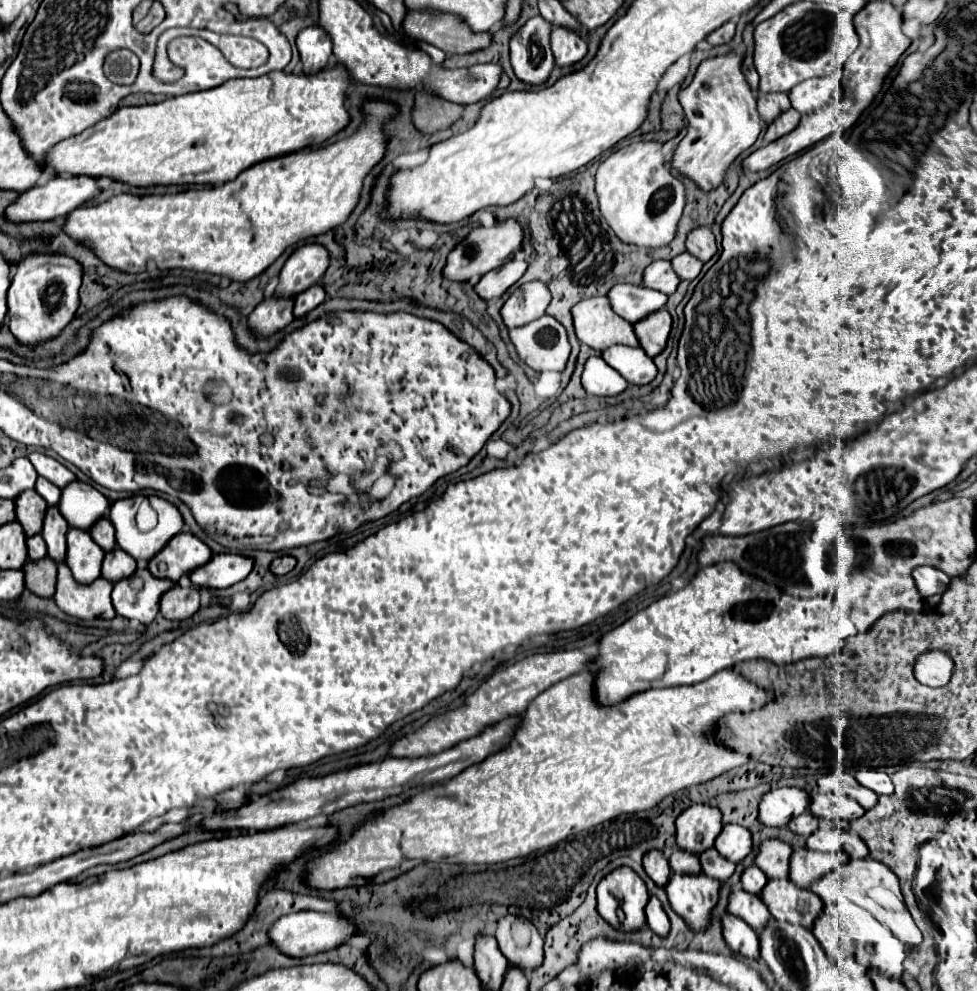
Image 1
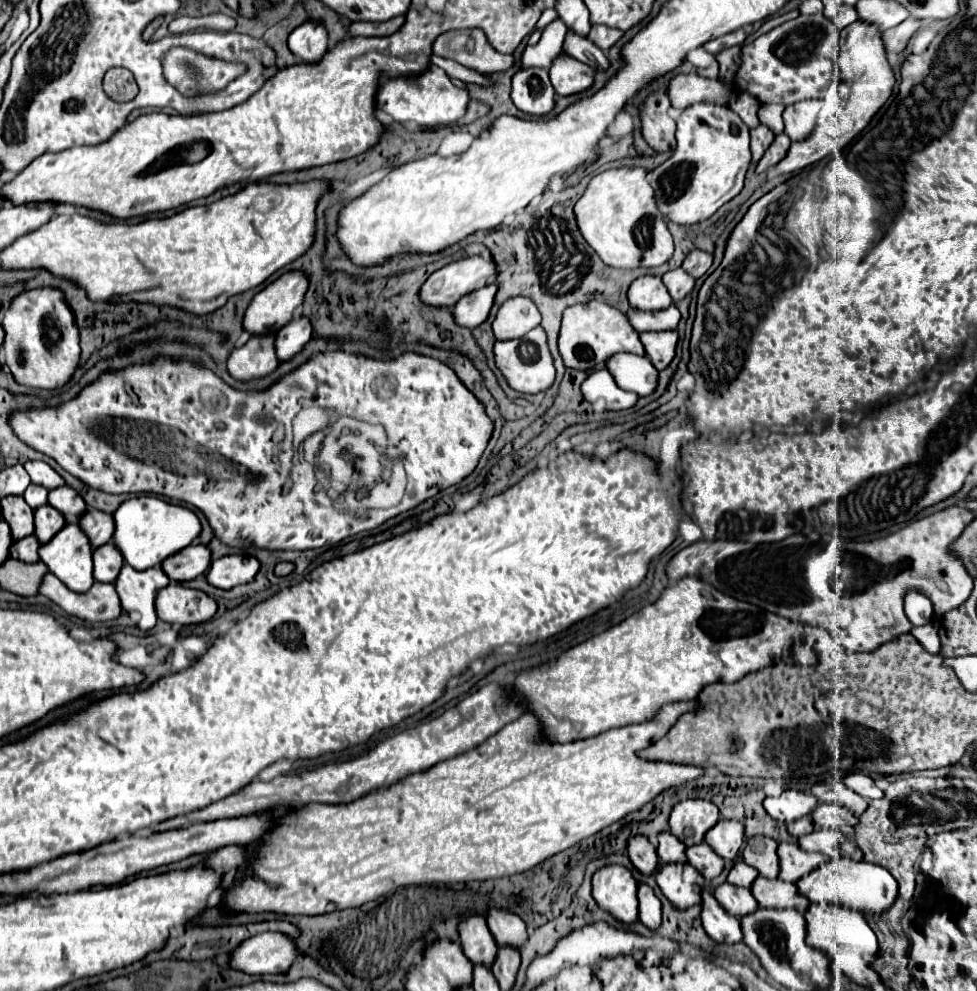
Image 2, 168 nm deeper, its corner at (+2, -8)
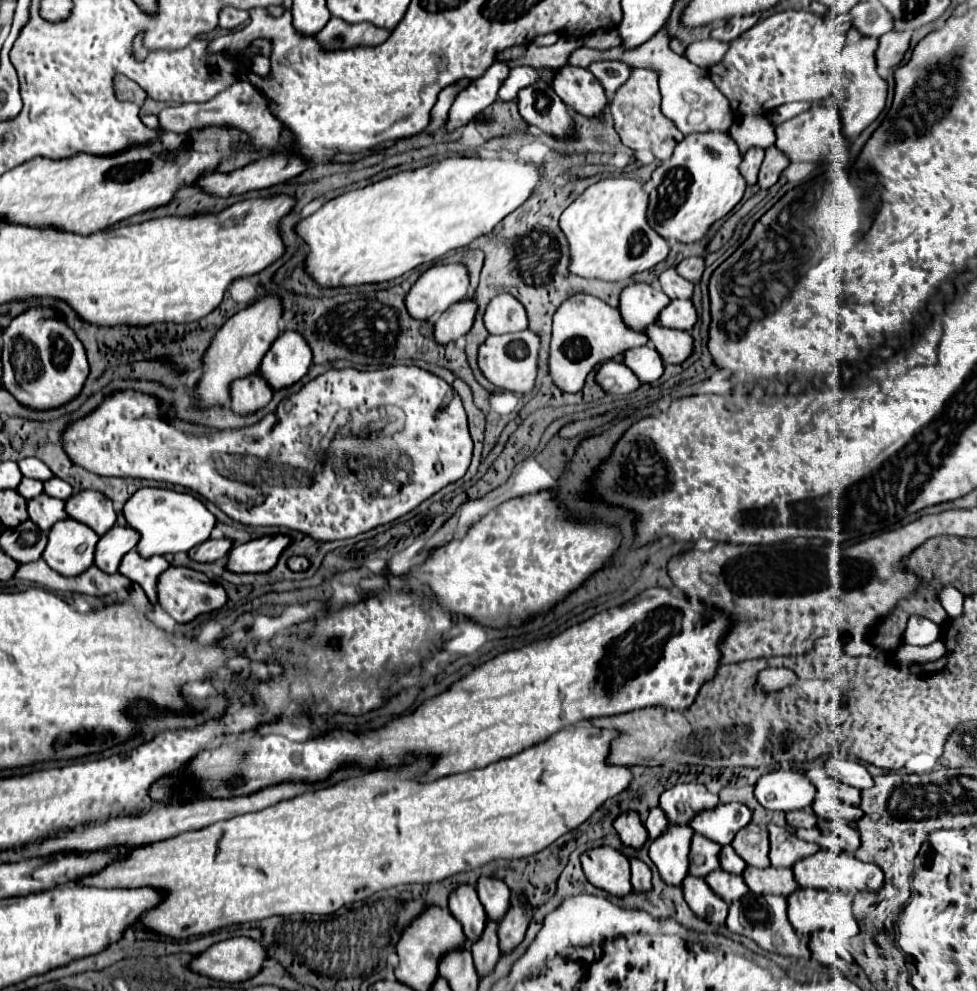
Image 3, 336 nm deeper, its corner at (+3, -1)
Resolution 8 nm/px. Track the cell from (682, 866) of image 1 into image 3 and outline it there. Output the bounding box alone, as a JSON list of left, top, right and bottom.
[646,808,668,840]

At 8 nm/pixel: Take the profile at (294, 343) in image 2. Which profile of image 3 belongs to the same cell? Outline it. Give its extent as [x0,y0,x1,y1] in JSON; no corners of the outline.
[260,330,312,390]

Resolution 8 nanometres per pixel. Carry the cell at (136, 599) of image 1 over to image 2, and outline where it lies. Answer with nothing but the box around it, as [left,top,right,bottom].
[115,565,169,631]

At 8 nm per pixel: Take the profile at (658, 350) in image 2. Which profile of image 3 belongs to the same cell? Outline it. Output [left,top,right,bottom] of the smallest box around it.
[646,326,692,364]

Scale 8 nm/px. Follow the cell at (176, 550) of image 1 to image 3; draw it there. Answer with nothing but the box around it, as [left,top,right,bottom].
[188,538,232,562]

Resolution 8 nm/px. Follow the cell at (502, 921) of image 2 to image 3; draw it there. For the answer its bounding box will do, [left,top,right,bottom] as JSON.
[476,878,512,922]

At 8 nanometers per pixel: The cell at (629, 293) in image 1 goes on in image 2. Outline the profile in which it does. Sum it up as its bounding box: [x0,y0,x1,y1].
[629,305,681,333]

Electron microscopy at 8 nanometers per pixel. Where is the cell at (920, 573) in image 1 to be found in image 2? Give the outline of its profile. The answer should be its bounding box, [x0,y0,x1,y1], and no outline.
[905,593,933,627]

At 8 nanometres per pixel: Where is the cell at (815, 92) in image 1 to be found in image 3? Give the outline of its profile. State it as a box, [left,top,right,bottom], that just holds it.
[776,104,848,162]

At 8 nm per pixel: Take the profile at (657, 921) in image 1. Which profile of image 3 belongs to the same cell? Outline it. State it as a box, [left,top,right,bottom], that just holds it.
[630,860,650,890]

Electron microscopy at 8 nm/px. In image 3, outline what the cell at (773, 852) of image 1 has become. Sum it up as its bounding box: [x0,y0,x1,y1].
[732,824,770,868]

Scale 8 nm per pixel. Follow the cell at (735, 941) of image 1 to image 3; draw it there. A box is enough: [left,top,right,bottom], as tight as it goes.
[682,874,728,926]

